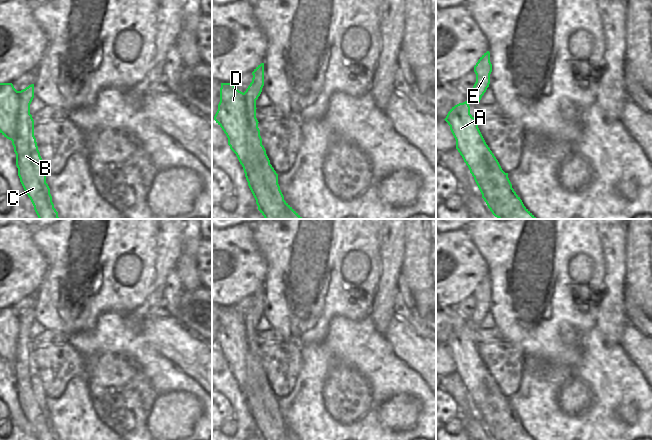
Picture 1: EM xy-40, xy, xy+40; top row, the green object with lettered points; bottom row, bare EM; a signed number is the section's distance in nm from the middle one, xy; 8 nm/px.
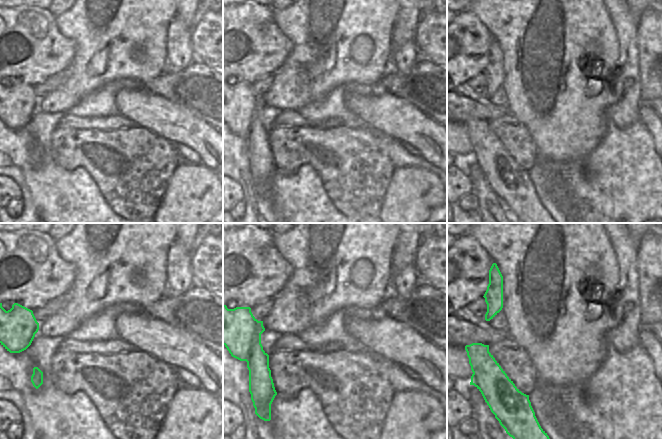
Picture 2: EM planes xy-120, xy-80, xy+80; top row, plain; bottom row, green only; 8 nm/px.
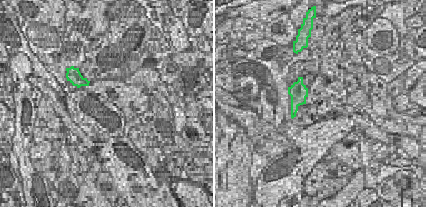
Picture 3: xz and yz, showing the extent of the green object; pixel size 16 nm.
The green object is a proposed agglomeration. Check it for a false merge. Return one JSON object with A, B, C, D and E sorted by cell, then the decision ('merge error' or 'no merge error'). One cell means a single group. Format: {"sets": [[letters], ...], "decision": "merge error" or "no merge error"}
{"sets": [["A", "D"], ["B", "C", "E"]], "decision": "merge error"}

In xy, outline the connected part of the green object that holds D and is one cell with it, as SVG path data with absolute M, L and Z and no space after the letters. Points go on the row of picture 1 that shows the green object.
M221 83L220 102L214 120L226 134L230 149L243 167L248 152L246 148L248 114L244 93L239 91L234 83Z

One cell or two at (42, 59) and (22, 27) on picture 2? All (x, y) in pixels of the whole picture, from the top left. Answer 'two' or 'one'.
one

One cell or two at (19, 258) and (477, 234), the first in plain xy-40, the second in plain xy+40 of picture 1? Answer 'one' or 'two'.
two

